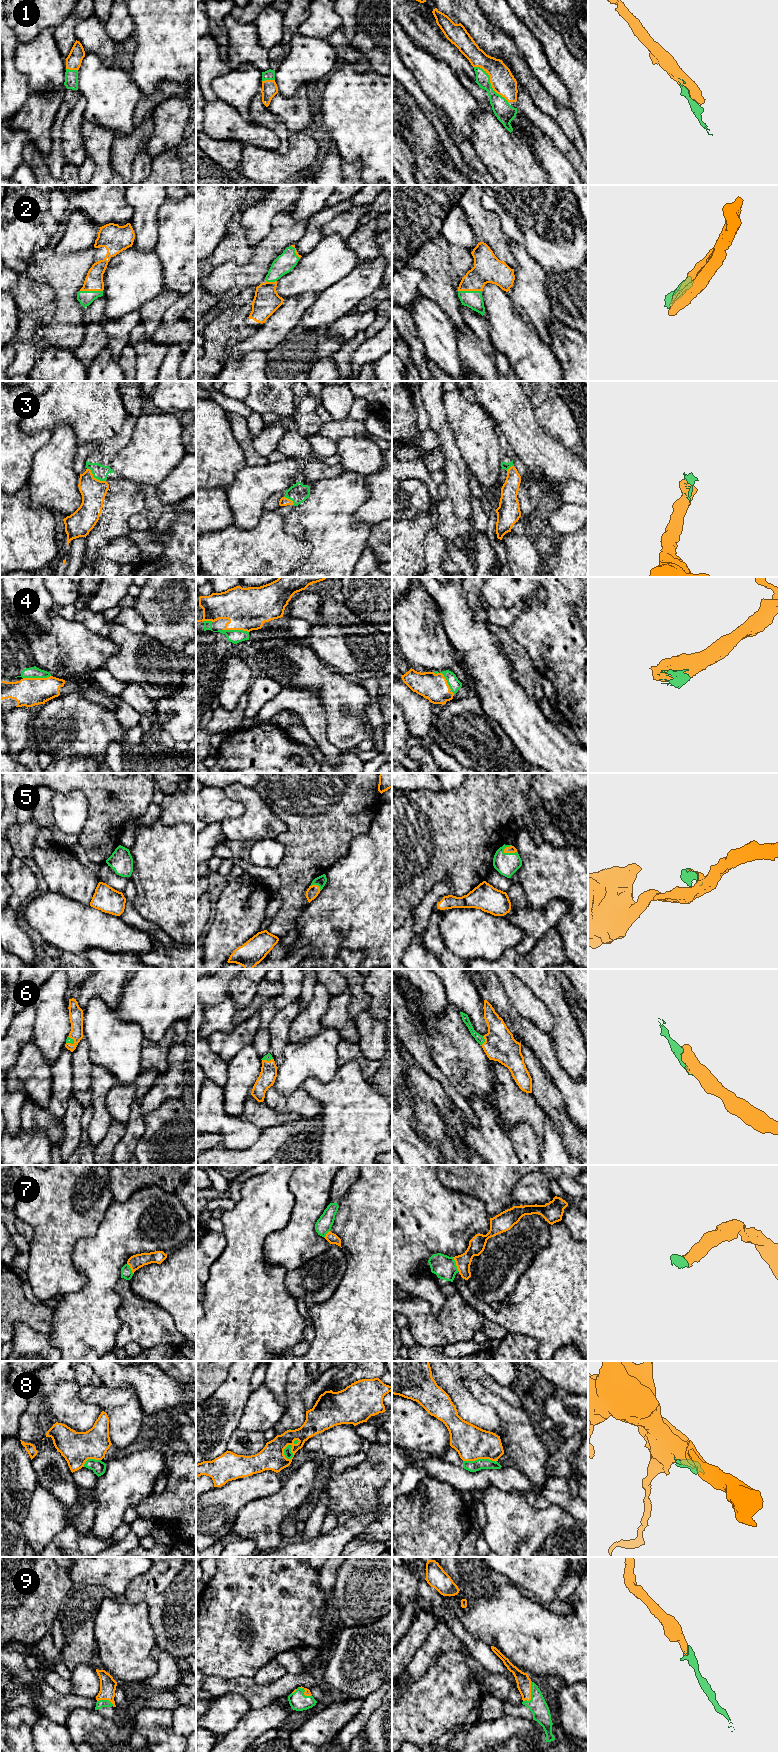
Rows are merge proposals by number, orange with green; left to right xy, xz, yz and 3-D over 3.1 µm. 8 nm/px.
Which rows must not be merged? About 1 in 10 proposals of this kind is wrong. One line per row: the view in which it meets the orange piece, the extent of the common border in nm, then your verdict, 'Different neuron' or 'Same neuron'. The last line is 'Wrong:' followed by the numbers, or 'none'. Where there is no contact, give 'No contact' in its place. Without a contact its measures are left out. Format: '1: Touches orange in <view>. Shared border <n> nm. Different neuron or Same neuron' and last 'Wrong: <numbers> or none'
1: Touches orange in yz. Shared border 400 nm. Same neuron
2: Touches orange in yz. Shared border 190 nm. Same neuron
3: Touches orange in xy. Shared border 190 nm. Same neuron
4: Touches orange in xy. Shared border 220 nm. Same neuron
5: Touches orange in yz. Shared border 110 nm. Same neuron
6: Touches orange in yz. Shared border 80 nm. Same neuron
7: Touches orange in yz. Shared border 130 nm. Same neuron
8: Touches orange in xz. Shared border 130 nm. Different neuron
9: Touches orange in yz. Shared border 180 nm. Same neuron
Wrong: 8

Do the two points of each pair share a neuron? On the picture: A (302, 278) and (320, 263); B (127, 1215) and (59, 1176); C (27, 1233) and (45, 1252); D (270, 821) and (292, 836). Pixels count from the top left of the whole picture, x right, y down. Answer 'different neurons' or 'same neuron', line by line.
A: same neuron
B: different neurons
C: different neurons
D: different neurons

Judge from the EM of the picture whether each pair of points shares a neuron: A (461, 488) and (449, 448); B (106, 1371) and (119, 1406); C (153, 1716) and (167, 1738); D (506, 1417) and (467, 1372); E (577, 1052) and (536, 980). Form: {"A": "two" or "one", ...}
{"A": "one", "B": "two", "C": "one", "D": "two", "E": "one"}

